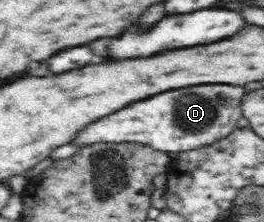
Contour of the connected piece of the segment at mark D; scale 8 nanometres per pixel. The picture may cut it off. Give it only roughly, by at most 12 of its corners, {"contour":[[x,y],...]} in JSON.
{"contour":[[242,87],[152,95],[72,137],[167,154],[230,135]]}

